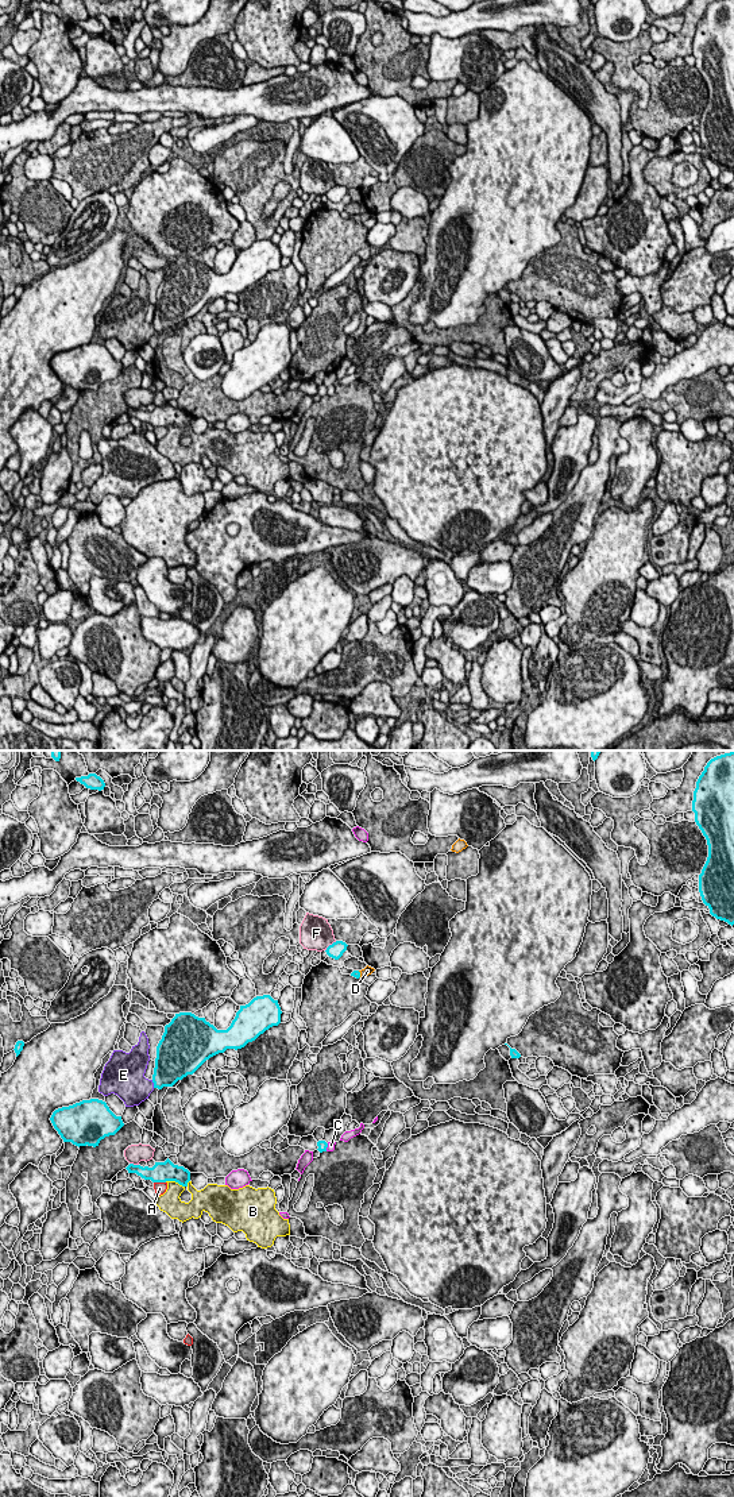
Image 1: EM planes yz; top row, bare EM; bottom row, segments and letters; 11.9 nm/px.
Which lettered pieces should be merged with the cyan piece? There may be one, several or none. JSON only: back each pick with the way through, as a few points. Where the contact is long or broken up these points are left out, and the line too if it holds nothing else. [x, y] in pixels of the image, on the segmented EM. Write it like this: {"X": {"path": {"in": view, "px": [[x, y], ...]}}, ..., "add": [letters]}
{"D": {"path": {"in": "yz", "px": [[355, 973], [359, 973], [367, 971]]}}, "add": ["D"]}

